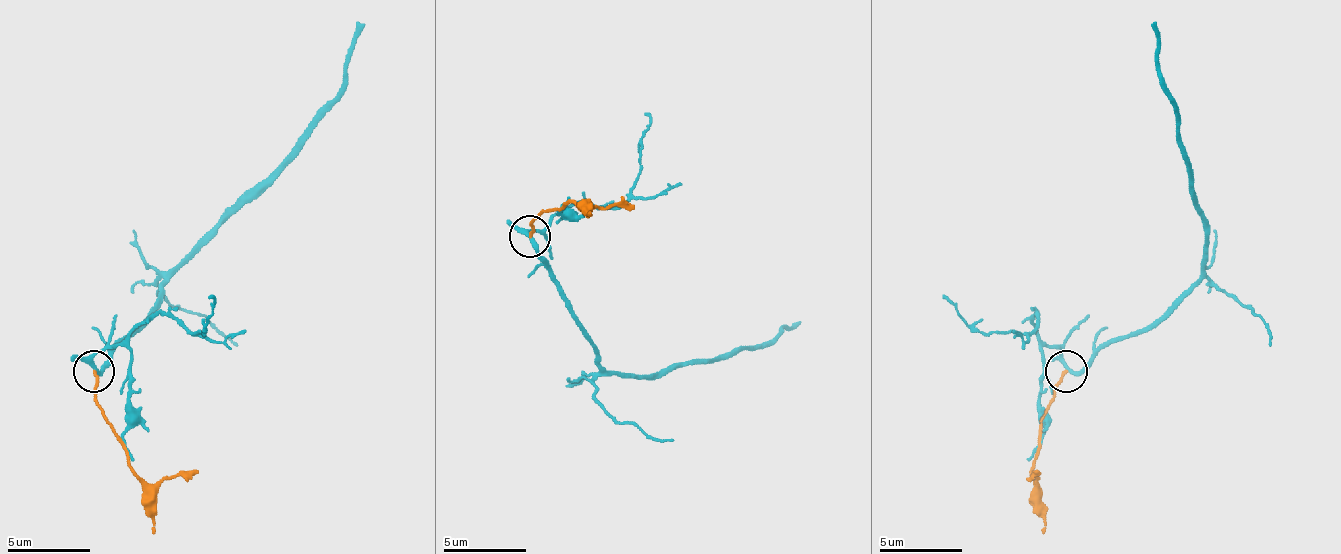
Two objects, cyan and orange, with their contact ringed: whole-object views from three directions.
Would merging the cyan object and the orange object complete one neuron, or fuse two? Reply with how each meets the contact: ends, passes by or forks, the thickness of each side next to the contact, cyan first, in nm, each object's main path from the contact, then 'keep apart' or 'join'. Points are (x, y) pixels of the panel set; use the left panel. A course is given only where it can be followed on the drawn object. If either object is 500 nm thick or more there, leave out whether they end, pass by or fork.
cyan forks; orange ends; calibres 220 and 170 nm; course cyan (95, 372), (136, 326), (170, 276), (278, 164), (340, 89), (353, 35), (365, 23); course orange (95, 372), (95, 401), (107, 418), (128, 464), (149, 485), (199, 472); keep apart

